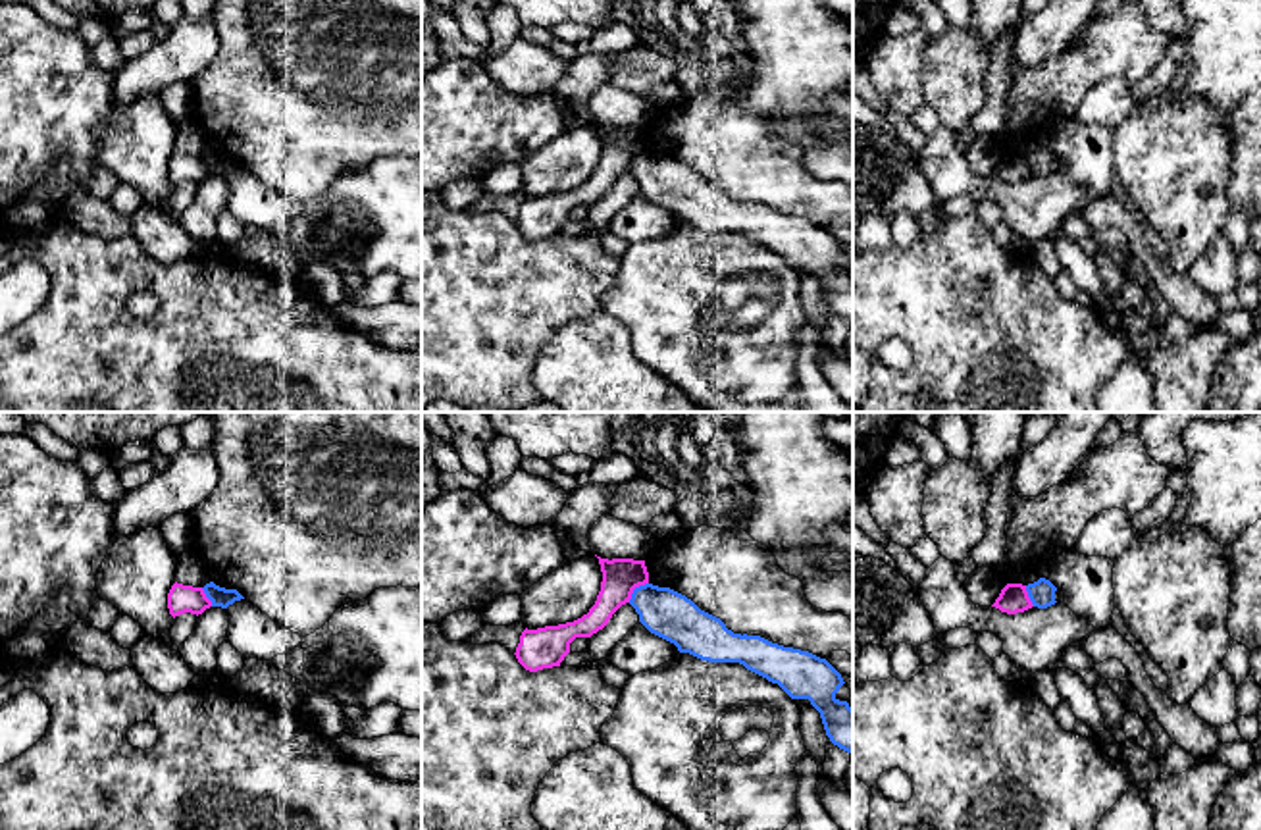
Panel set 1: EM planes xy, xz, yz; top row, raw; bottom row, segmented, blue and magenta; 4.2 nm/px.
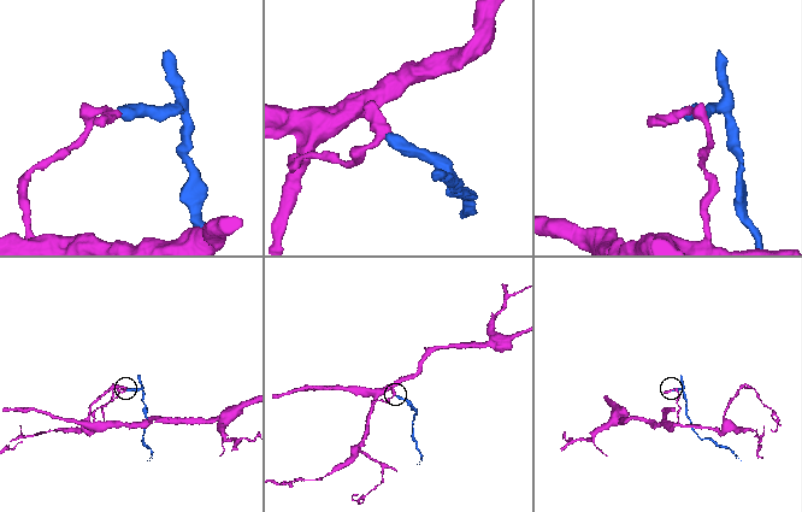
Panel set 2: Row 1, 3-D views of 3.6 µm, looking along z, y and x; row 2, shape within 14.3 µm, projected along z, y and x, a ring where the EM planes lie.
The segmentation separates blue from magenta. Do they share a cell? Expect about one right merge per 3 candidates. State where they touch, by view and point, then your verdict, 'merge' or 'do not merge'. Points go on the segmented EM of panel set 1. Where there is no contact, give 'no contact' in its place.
contact xz (634, 590); do not merge

